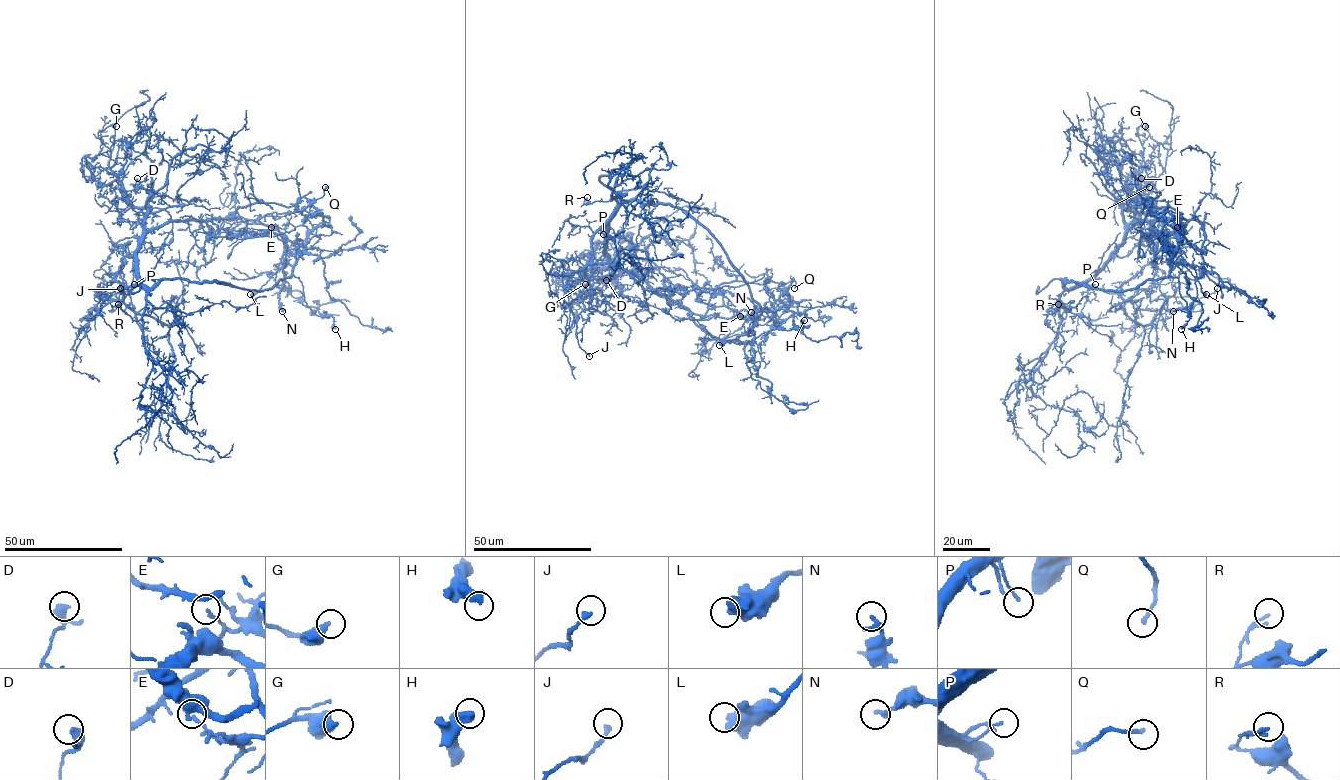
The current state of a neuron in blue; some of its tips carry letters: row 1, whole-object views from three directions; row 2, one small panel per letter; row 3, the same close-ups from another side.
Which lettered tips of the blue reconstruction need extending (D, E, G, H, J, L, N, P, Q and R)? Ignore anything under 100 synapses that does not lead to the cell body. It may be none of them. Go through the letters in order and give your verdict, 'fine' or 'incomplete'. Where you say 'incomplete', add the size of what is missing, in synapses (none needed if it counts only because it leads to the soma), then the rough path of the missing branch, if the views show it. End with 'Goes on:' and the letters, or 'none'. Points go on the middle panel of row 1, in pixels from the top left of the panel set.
D: fine
E: fine
G: fine
H: fine
J: fine
L: fine
N: fine
P: fine
Q: fine
R: fine
Goes on: none

